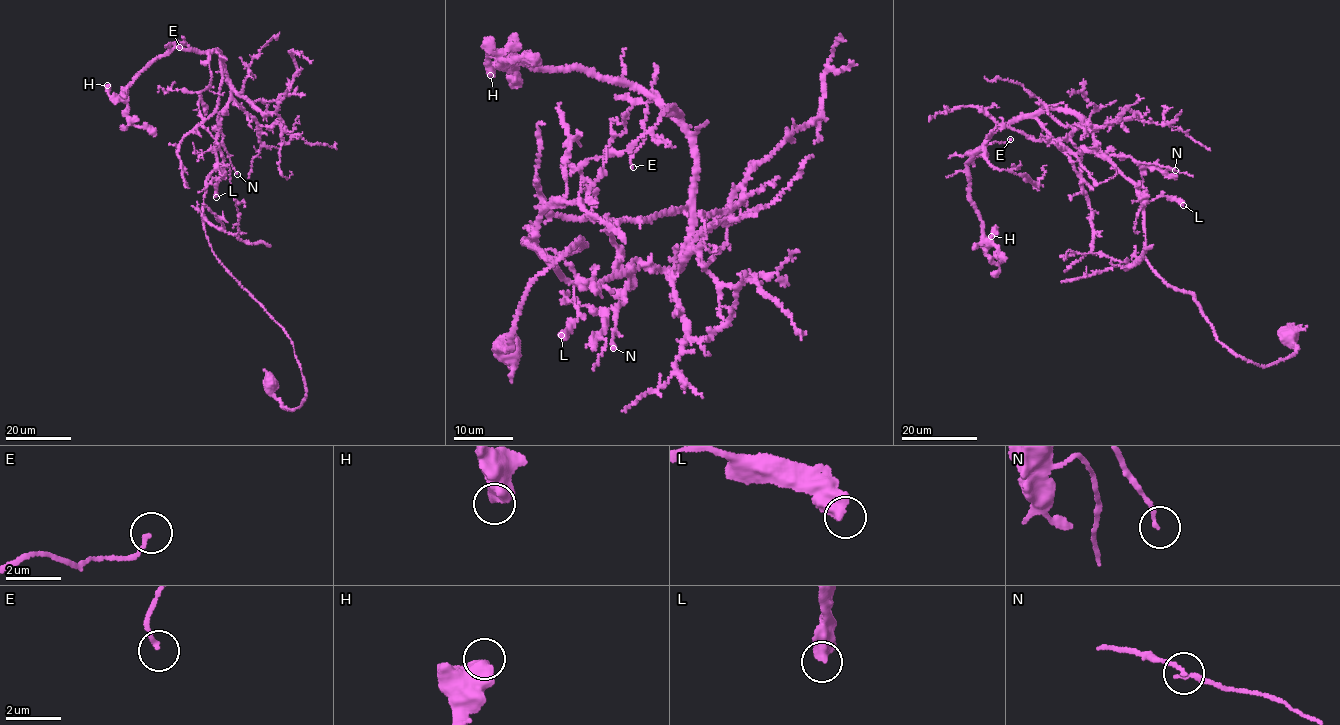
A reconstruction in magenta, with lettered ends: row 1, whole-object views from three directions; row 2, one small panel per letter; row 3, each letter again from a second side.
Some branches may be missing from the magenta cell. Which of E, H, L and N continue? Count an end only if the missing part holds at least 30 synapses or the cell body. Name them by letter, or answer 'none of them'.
none of them

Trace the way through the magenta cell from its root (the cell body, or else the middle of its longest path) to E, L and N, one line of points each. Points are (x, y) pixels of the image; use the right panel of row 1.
E: (1289, 335), (1295, 353), (1260, 366), (1217, 339), (1147, 261), (1140, 192), (1073, 113), (968, 153), (1010, 139)
L: (1289, 335), (1295, 353), (1244, 360), (1193, 293), (1152, 268), (1143, 202), (1183, 205)
N: (1289, 335), (1295, 353), (1244, 360), (1193, 293), (1147, 261), (1140, 192), (1108, 156), (1175, 170)

